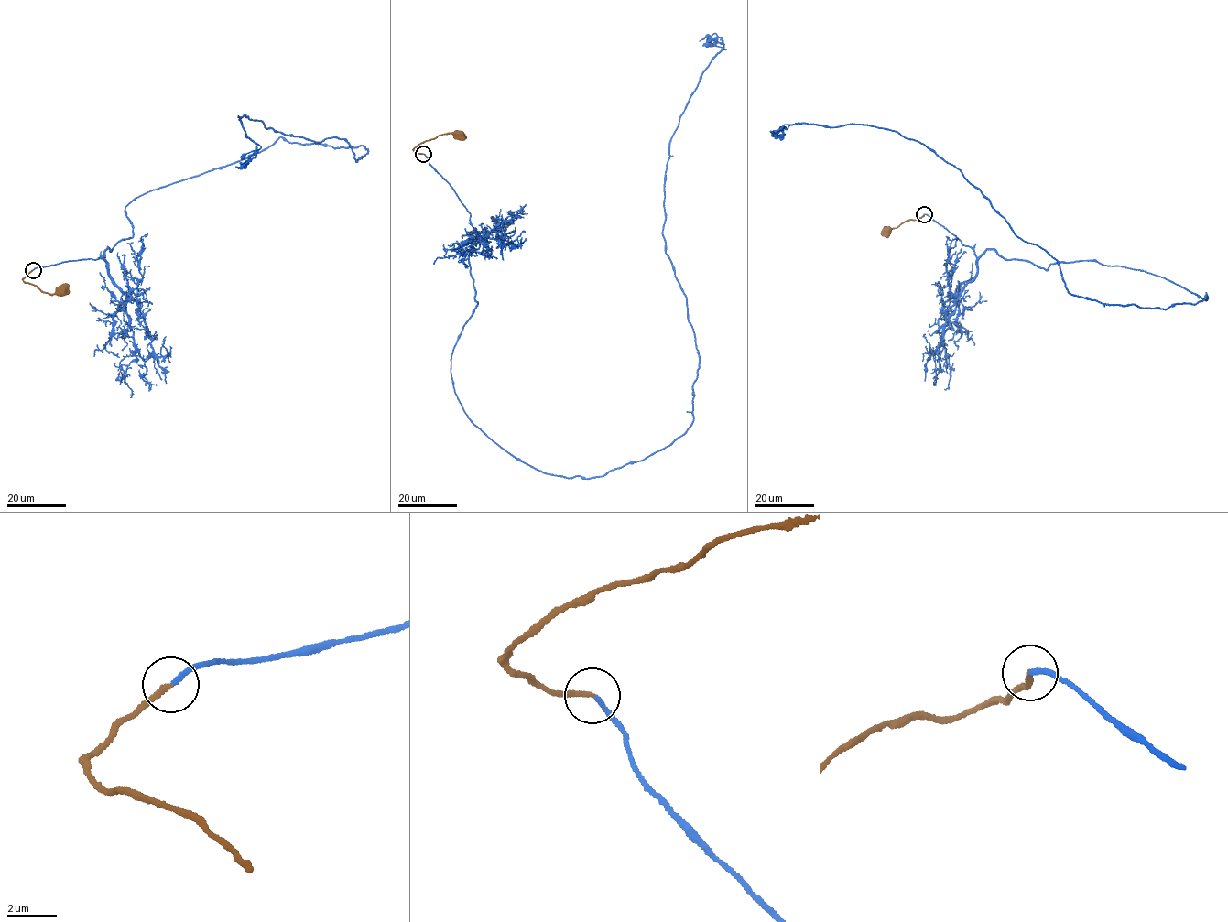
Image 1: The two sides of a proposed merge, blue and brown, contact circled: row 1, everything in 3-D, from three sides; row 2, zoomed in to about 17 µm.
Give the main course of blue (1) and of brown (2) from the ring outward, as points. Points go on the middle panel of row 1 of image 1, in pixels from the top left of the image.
1: (423, 154), (472, 227), (462, 409), (603, 477), (693, 418), (662, 232), (723, 48), (699, 41)
2: (423, 154), (413, 150), (415, 147), (440, 135), (460, 134)

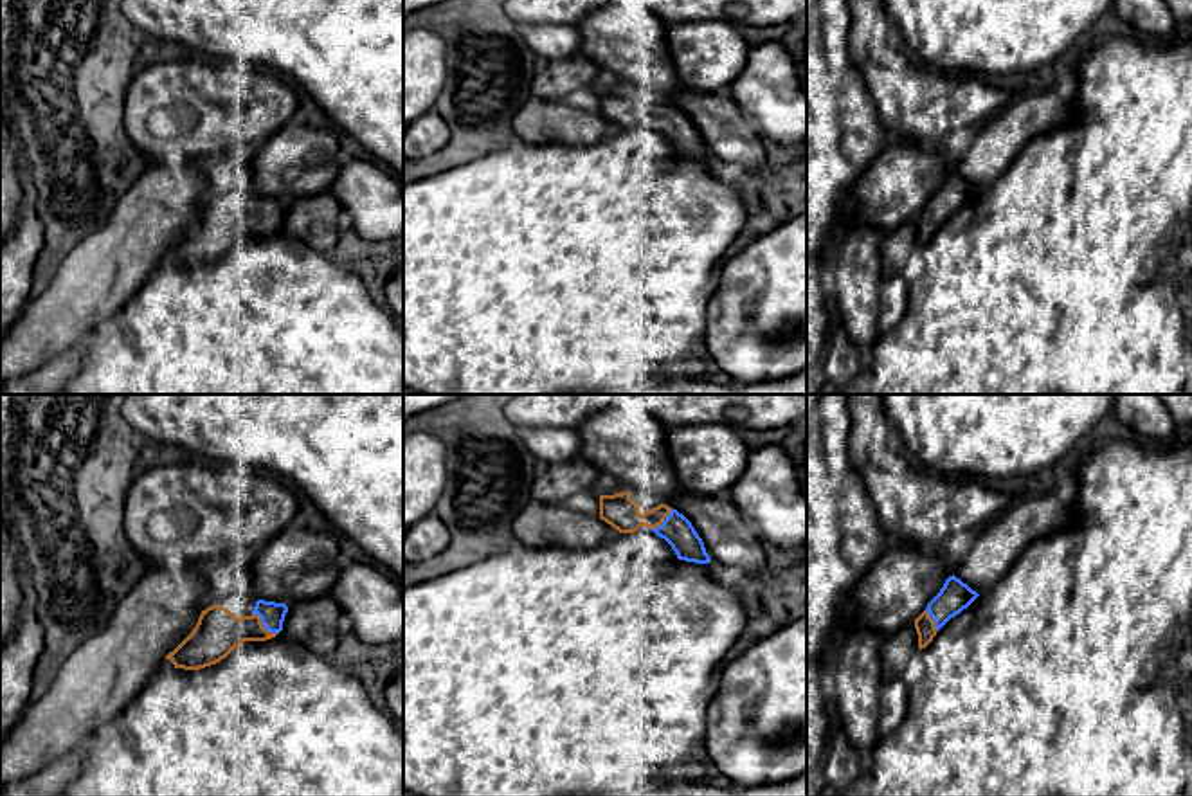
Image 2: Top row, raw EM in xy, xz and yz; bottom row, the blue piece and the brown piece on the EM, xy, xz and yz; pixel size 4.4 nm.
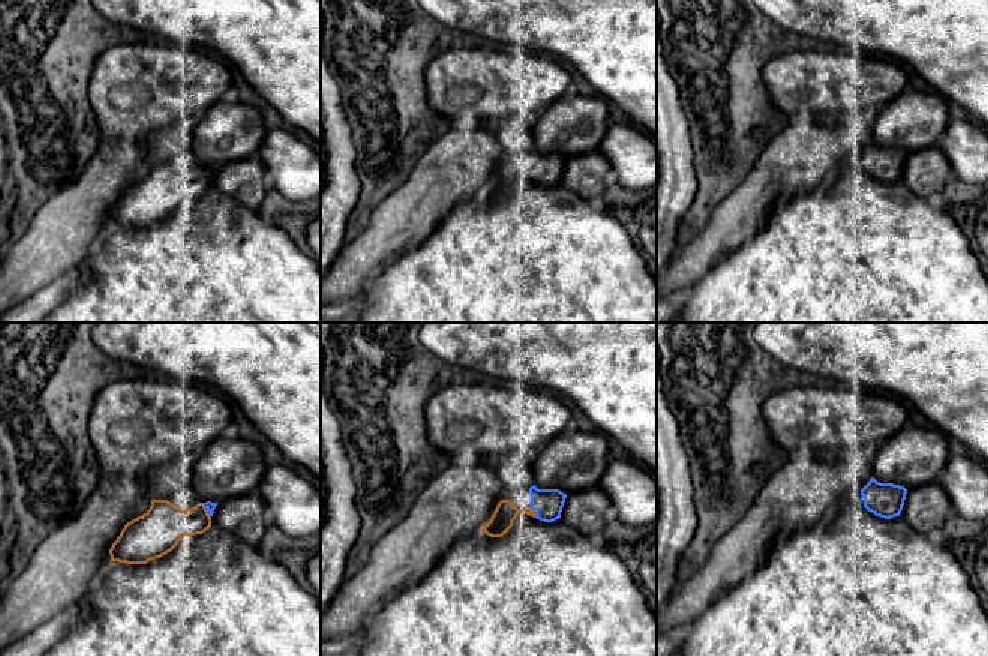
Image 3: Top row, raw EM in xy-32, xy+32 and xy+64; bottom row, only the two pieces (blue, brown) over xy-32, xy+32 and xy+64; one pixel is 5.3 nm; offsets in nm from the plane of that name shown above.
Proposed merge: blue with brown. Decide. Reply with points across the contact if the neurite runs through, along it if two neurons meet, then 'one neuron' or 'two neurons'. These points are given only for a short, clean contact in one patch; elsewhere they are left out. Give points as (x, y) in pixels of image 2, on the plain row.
one neuron

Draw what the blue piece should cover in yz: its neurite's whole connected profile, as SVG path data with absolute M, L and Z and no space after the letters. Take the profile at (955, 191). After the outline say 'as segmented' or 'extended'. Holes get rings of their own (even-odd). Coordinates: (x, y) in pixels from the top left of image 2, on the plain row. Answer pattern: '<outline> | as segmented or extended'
M954 171L949 173L940 189L927 200L915 216L918 245L926 245L936 229L956 211L967 205L980 191Z | extended

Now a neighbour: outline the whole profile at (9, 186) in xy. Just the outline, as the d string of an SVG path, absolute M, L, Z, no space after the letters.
M0 117L0 245L18 223L18 198L22 194L22 185L16 162L14 144Z

